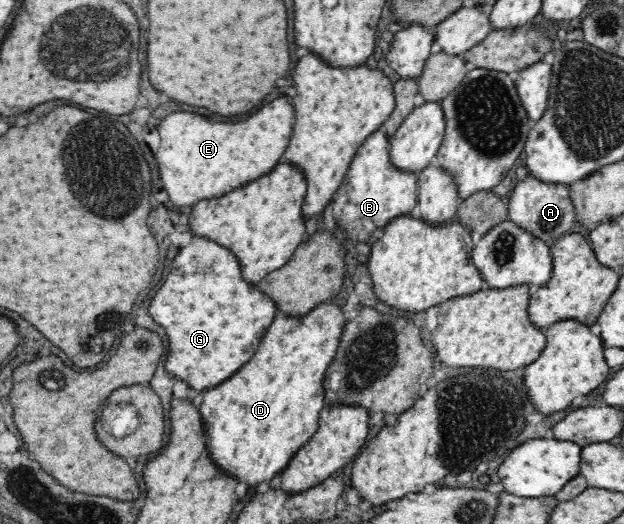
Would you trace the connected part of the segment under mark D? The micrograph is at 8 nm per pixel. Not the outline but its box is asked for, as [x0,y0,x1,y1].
[199,298,346,489]

